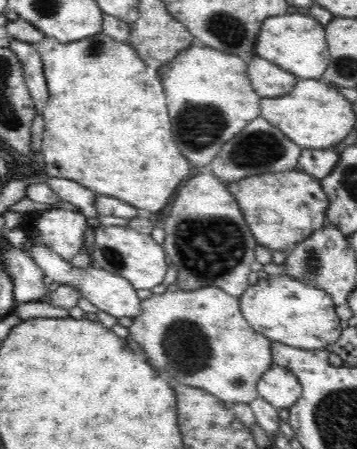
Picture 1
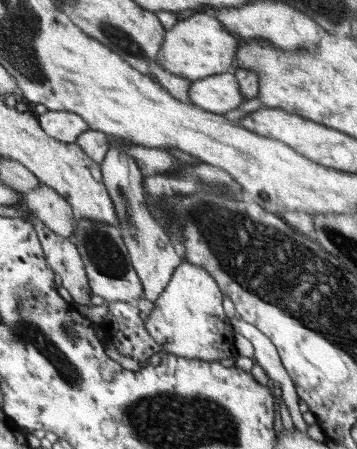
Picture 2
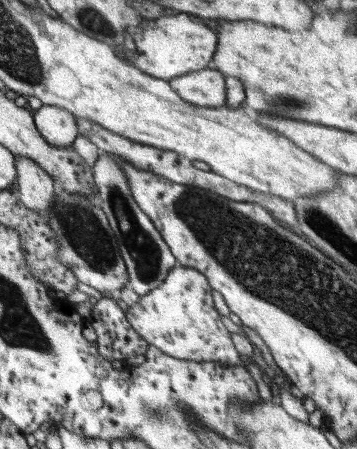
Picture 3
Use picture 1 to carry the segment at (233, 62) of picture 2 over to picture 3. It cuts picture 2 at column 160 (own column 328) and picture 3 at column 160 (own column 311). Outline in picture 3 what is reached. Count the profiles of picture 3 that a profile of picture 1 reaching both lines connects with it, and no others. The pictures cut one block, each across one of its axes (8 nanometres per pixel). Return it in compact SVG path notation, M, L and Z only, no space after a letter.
M189 14L161 16L157 20L141 20L141 24L133 30L131 36L135 52L127 52L125 48L113 48L113 52L117 58L135 66L143 74L169 82L189 72L201 72L213 60L217 36L209 28L205 28L205 24L207 24L205 20Z

